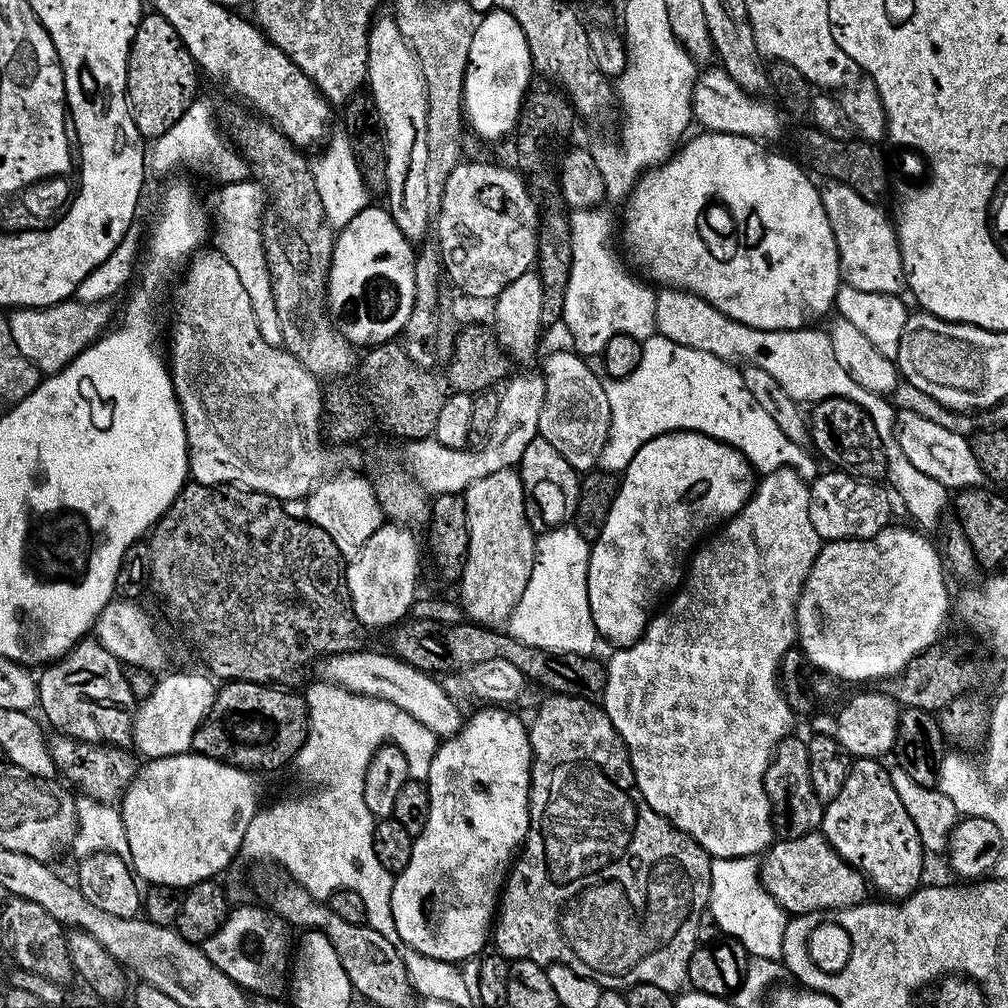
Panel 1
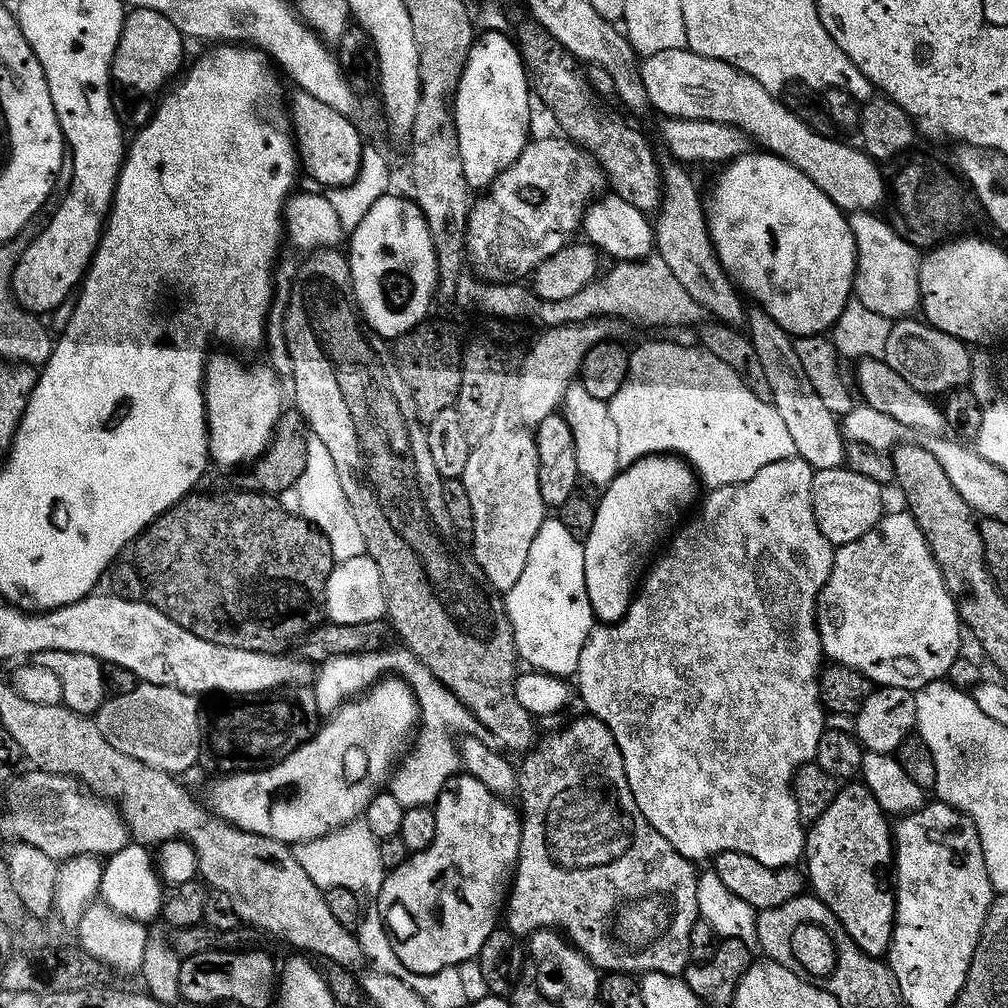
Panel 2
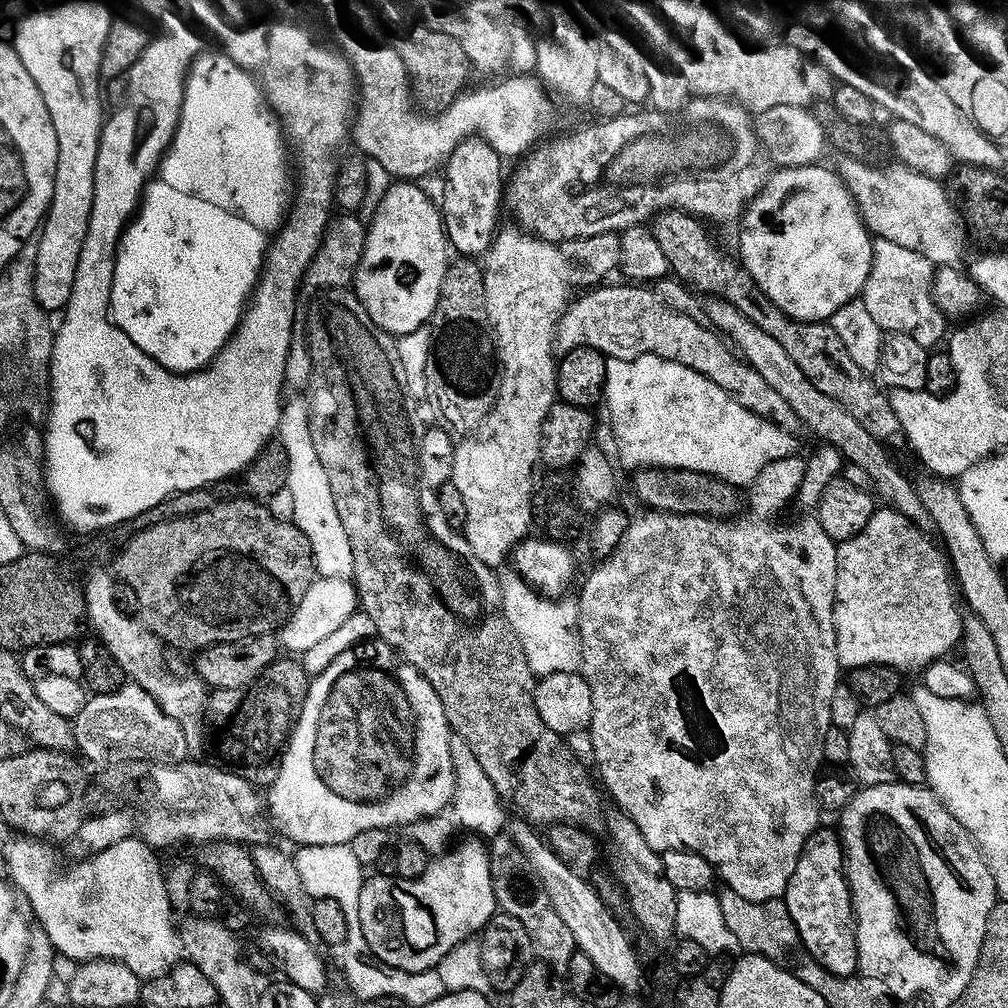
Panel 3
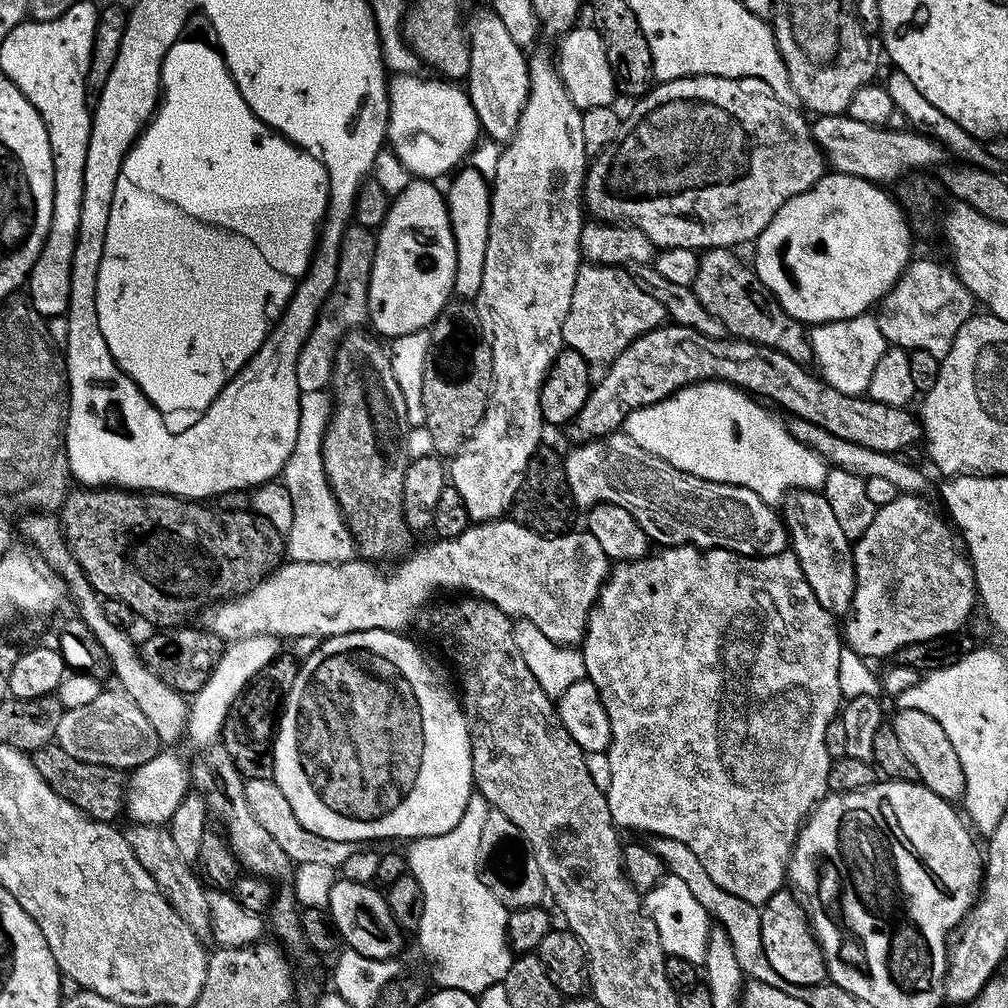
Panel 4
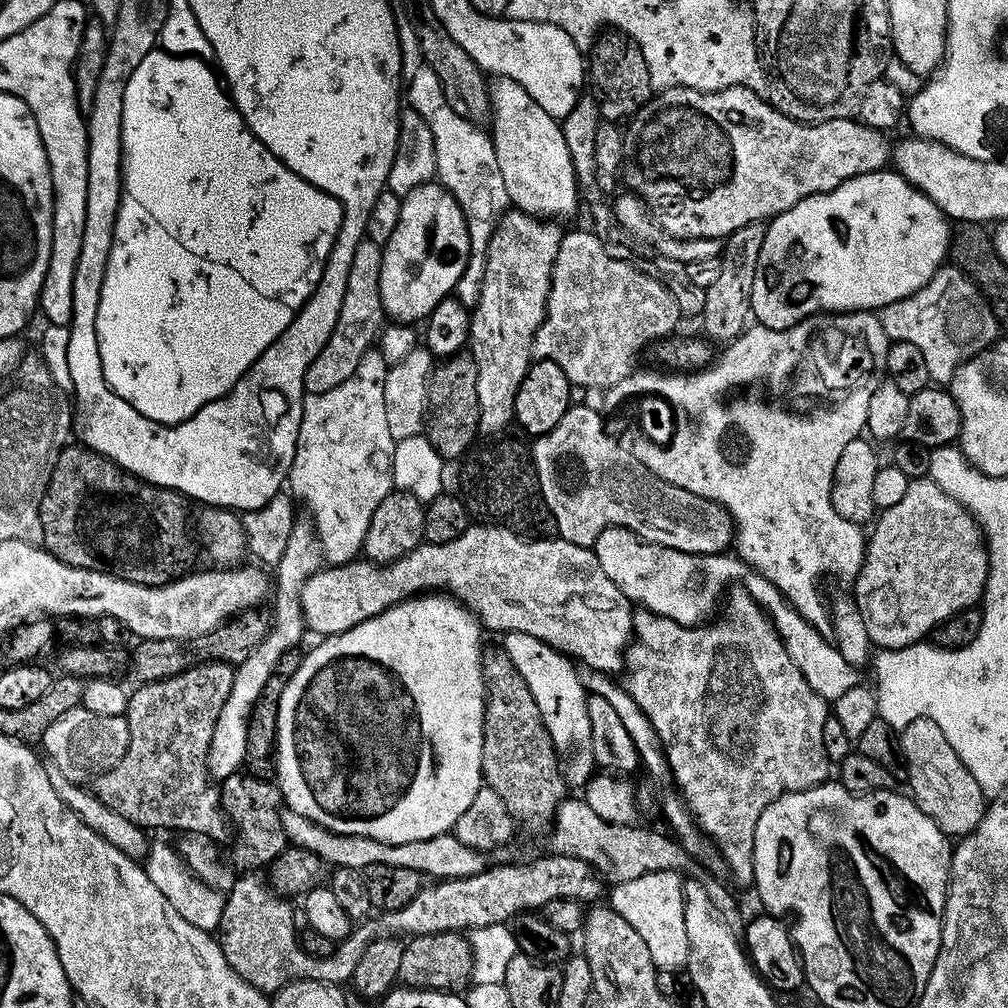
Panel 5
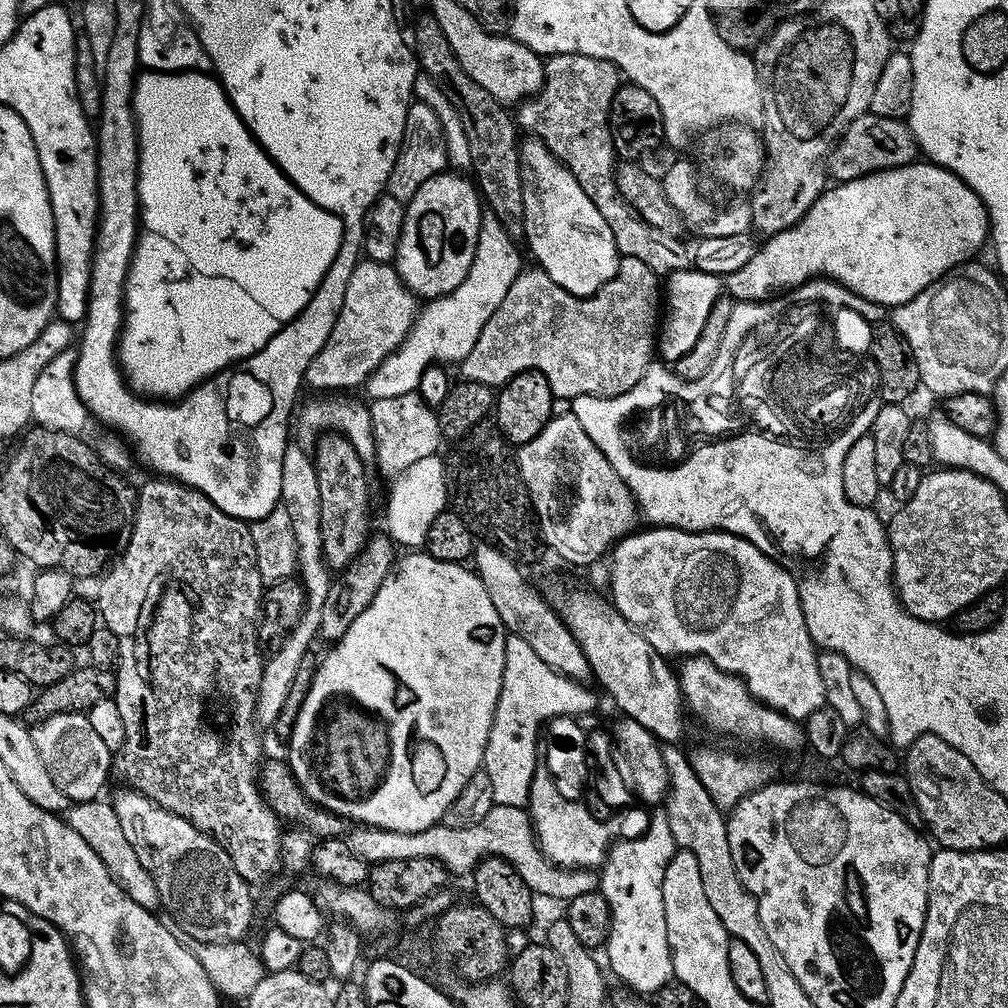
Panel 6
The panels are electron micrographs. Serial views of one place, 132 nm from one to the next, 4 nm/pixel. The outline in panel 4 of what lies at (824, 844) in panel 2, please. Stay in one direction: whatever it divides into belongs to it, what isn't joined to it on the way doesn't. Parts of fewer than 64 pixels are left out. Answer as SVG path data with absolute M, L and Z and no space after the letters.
M781 890L774 893L760 908L760 921L762 950L766 954L766 962L770 962L774 974L778 974L778 978L782 978L785 985L797 984L809 988L828 980L826 962L820 944L812 932L812 922L795 891Z

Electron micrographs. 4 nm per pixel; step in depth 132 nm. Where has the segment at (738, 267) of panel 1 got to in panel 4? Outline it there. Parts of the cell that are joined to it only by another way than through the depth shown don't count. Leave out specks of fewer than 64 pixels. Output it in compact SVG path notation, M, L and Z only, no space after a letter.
M832 172L820 177L820 181L812 188L807 188L802 194L798 194L794 198L790 198L785 204L774 214L774 218L766 226L766 230L762 230L762 234L756 237L754 247L756 247L756 264L754 263L754 271L763 282L769 293L781 304L786 310L786 314L790 314L794 319L799 320L805 326L815 326L818 324L829 324L835 320L849 320L855 316L865 315L871 306L879 305L884 299L884 295L896 285L898 279L904 269L908 267L913 259L912 243L914 237L908 227L908 221L904 215L904 209L896 203L891 195L888 196L883 192L879 183L863 180L857 176L847 176L841 172Z

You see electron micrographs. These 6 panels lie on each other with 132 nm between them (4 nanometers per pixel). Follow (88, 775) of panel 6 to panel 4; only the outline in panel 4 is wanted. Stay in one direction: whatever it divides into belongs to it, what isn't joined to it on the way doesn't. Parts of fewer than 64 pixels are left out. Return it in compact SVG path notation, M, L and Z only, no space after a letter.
M101 690L94 702L67 709L58 722L55 743L66 750L66 754L82 762L103 764L106 768L135 770L150 762L150 758L161 751L162 745L146 714L142 714L142 710L138 710L135 702L122 690L115 691Z

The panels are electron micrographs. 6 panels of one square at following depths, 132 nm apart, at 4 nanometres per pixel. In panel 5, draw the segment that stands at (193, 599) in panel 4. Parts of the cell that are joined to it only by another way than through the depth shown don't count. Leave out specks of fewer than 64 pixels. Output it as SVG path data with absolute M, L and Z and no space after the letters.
M69 446L58 454L58 462L54 462L54 474L50 474L50 482L46 486L46 494L40 503L40 525L44 531L43 547L48 549L62 562L66 562L75 568L89 568L95 572L109 572L111 576L117 576L123 580L129 580L135 584L167 584L169 580L177 579L185 575L188 564L188 544L184 541L184 503L185 497L181 493L174 492L170 488L157 488L146 480L128 472L125 468L119 468L113 460L108 460L102 454L98 454L92 448L83 446Z

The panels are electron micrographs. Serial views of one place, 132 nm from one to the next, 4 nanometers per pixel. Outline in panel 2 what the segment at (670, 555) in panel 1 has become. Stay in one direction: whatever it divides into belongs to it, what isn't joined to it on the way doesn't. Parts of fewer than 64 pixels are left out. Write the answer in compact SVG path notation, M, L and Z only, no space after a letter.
M657 454L644 456L632 464L621 467L615 478L603 489L604 497L601 495L596 505L594 526L582 542L586 594L590 598L592 615L597 621L612 624L626 614L654 553L661 547L665 537L677 527L676 519L679 518L680 511L691 506L692 499L696 496L696 488L698 489L698 477L687 460L675 454Z

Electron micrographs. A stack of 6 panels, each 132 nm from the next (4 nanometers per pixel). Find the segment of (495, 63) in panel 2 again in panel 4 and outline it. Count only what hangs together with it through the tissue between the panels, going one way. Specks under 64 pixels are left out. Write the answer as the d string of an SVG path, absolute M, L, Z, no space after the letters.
M471 166L464 167L451 177L452 185L446 188L446 199L456 247L456 269L452 292L461 301L472 302L475 301L478 290L482 290L482 270L486 270L486 242L490 238L492 194L489 181L478 169Z

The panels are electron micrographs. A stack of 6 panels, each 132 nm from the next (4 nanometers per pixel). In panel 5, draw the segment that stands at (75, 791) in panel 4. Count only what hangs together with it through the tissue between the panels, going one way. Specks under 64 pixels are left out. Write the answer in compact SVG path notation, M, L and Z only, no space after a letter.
M218 663L211 664L196 664L193 668L187 668L184 672L177 676L170 676L165 680L153 680L151 682L141 683L140 689L135 693L134 691L128 698L128 710L126 719L128 721L128 729L130 730L130 742L128 749L120 761L109 770L103 772L101 776L93 776L90 781L90 791L98 798L98 802L102 802L110 810L115 810L116 813L122 814L122 818L130 818L130 822L134 822L139 828L151 830L151 828L173 828L176 832L197 832L200 836L209 836L212 840L227 841L230 836L230 825L228 817L220 808L220 790L219 787L210 779L208 775L208 760L202 760L202 752L200 750L210 750L210 744L206 744L206 740L212 737L208 730L206 730L206 722L208 722L208 676L216 676L212 674L214 670L218 670Z

